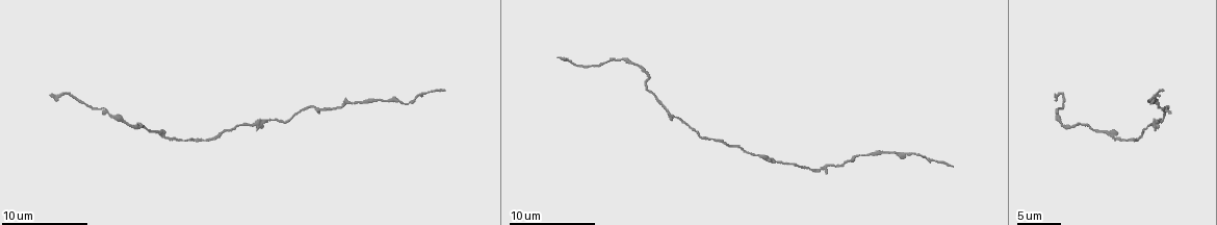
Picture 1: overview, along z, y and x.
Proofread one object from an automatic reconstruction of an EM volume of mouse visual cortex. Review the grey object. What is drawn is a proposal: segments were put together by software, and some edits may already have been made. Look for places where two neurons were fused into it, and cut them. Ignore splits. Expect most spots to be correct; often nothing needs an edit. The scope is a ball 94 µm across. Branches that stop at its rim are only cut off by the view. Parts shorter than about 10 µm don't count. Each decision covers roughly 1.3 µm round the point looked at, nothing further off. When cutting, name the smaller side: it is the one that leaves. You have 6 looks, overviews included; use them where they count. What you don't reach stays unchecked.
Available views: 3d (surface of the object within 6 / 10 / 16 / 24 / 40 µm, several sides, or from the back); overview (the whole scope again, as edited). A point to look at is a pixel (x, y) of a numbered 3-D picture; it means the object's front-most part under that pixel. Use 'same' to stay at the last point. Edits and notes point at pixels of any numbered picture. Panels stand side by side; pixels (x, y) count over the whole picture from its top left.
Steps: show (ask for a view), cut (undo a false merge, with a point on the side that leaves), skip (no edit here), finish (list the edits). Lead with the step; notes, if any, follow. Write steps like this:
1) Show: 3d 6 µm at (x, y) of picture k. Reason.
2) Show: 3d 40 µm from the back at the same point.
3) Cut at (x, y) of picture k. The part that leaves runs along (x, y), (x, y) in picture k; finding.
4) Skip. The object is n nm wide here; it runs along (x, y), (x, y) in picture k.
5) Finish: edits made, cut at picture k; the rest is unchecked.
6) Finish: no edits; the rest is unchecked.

Show: 3d 6 µm at (1124, 140) of picture 1. A narrow waist.

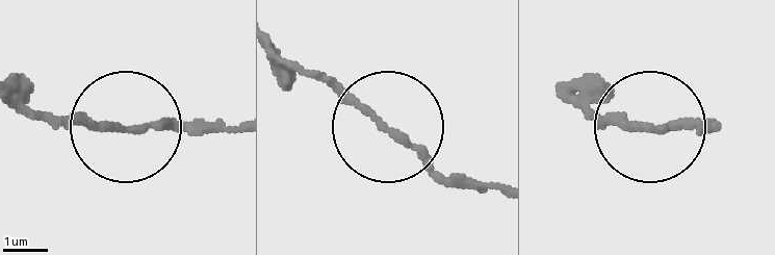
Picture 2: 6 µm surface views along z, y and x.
Skip. It runs along (717, 121), (653, 132), (586, 121) in picture 2; all the same neuron.

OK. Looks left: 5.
Show: 3d 10 µm at (264, 120) of picture 1. Sudden change in width.

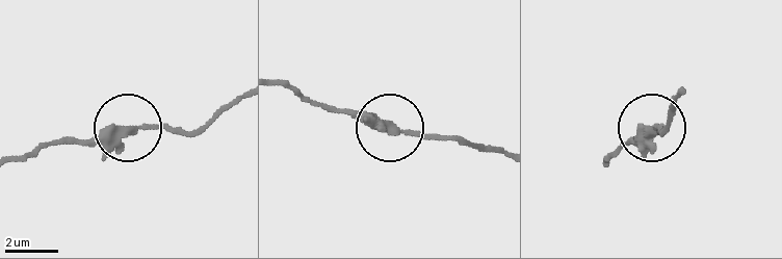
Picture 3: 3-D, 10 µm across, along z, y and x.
Skip. The object is 290 nm wide here; one neuron here.

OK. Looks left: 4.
Show: 3d 6 µm at (814, 171) of picture 1. Calibre changes.

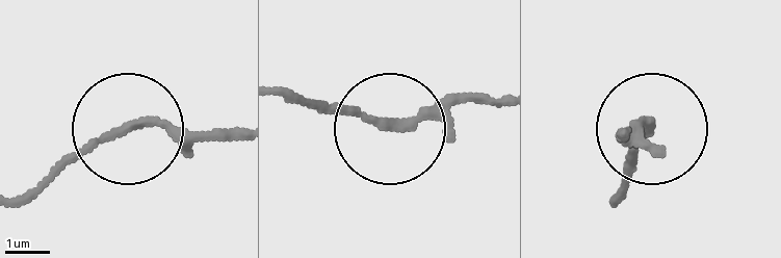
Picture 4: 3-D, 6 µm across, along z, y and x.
Show: 3d 6 µm from the back at (646, 125) of picture 4.

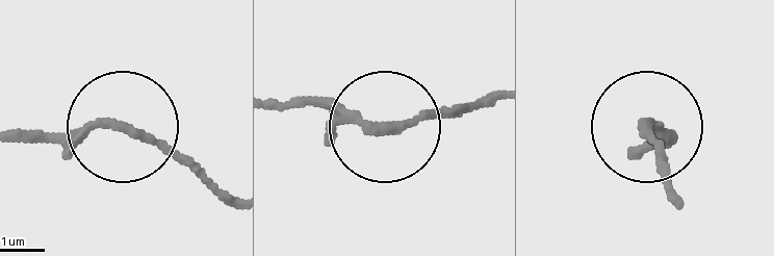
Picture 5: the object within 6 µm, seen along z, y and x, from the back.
Skip. It runs along (229, 200), (117, 122), (16, 133) in picture 5; continuous, no second neuron.

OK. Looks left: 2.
Finish: no edits; the rest is unchecked.

